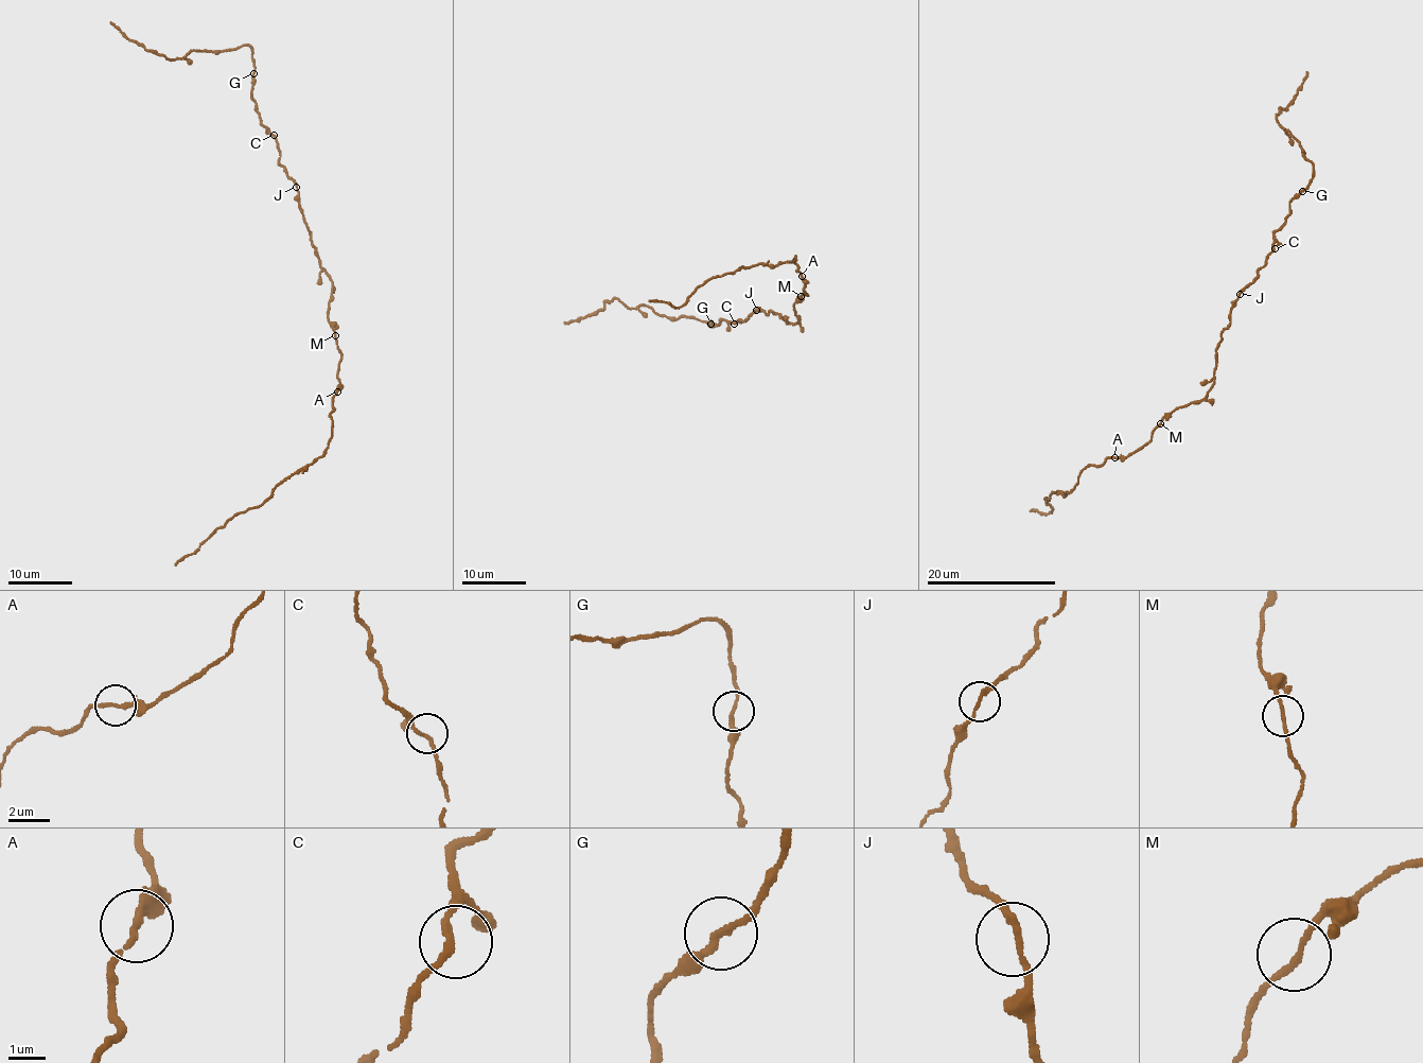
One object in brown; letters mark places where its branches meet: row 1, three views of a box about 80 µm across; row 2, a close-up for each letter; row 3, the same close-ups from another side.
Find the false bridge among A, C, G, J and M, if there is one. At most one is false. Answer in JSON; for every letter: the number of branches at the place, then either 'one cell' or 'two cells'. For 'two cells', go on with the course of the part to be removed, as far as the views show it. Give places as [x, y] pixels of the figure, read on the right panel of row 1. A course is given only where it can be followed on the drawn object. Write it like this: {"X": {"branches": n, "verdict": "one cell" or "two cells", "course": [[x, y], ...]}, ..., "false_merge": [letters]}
{"A": {"branches": 2, "verdict": "one cell"}, "C": {"branches": 2, "verdict": "one cell"}, "G": {"branches": 2, "verdict": "one cell"}, "J": {"branches": 2, "verdict": "one cell"}, "M": {"branches": 2, "verdict": "one cell"}, "false_merge": []}

